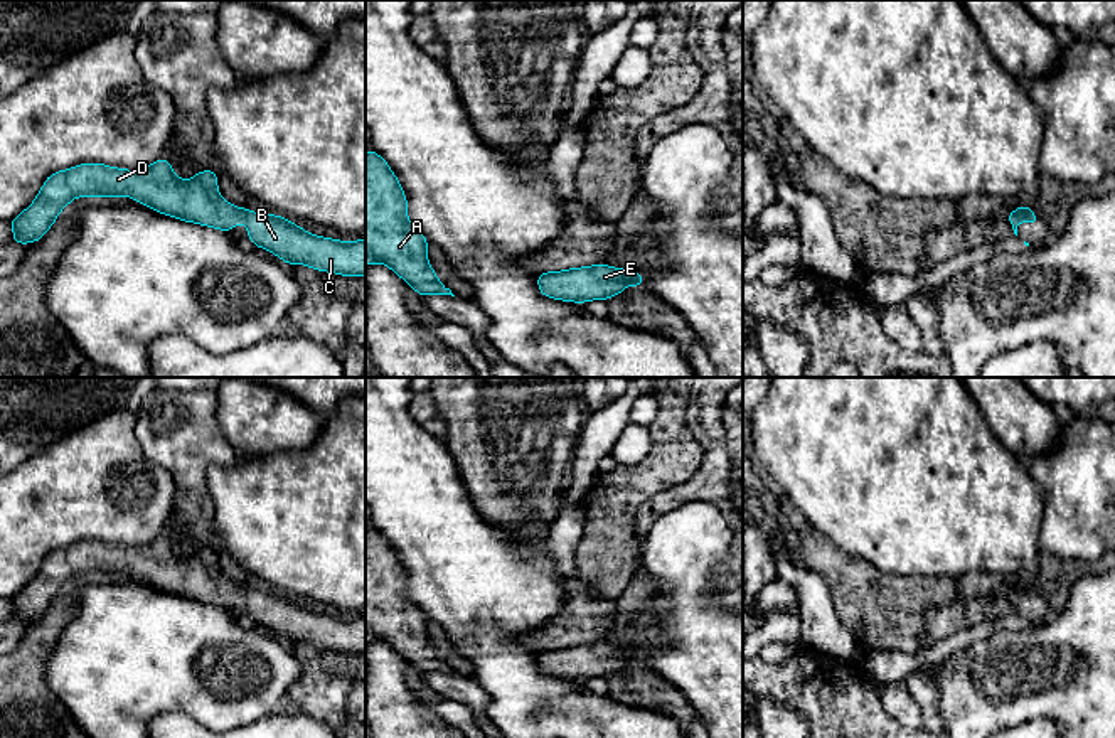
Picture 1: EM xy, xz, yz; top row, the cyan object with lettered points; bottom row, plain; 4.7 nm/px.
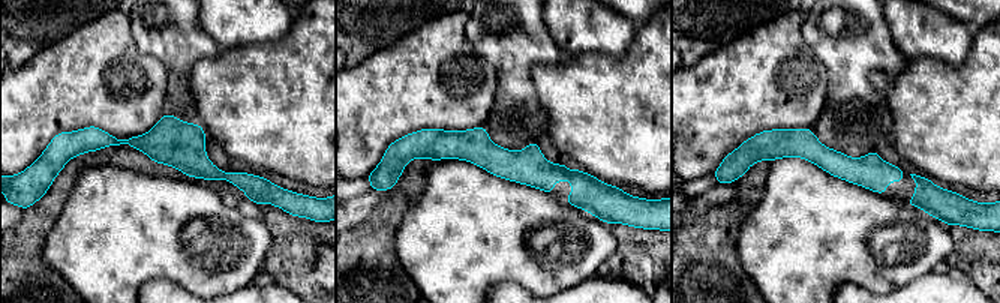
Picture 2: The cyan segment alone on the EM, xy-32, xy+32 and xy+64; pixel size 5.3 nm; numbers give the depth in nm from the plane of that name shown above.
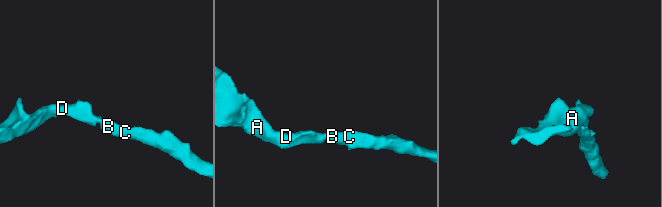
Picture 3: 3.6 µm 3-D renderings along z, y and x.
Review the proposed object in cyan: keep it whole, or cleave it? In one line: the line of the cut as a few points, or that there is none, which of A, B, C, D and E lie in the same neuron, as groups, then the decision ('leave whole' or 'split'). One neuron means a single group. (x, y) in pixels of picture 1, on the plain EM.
no cut | A B C D E | leave whole

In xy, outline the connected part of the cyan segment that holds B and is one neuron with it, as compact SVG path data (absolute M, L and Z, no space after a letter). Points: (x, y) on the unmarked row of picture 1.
M165 534L136 548L91 539L49 553L35 578L8 600L13 607L12 618L39 618L59 590L81 573L126 573L160 591L226 610L231 610L234 602L246 602L254 623L271 628L288 644L300 640L342 654L365 654L364 615L354 620L322 615L276 591L236 585L219 573L214 548L207 546L182 558Z

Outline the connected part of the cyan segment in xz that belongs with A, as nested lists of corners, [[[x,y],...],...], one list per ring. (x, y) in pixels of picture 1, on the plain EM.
[[[365,529],[365,642],[389,644],[421,674],[451,672],[429,644],[428,617],[408,598],[404,568],[387,539]]]

